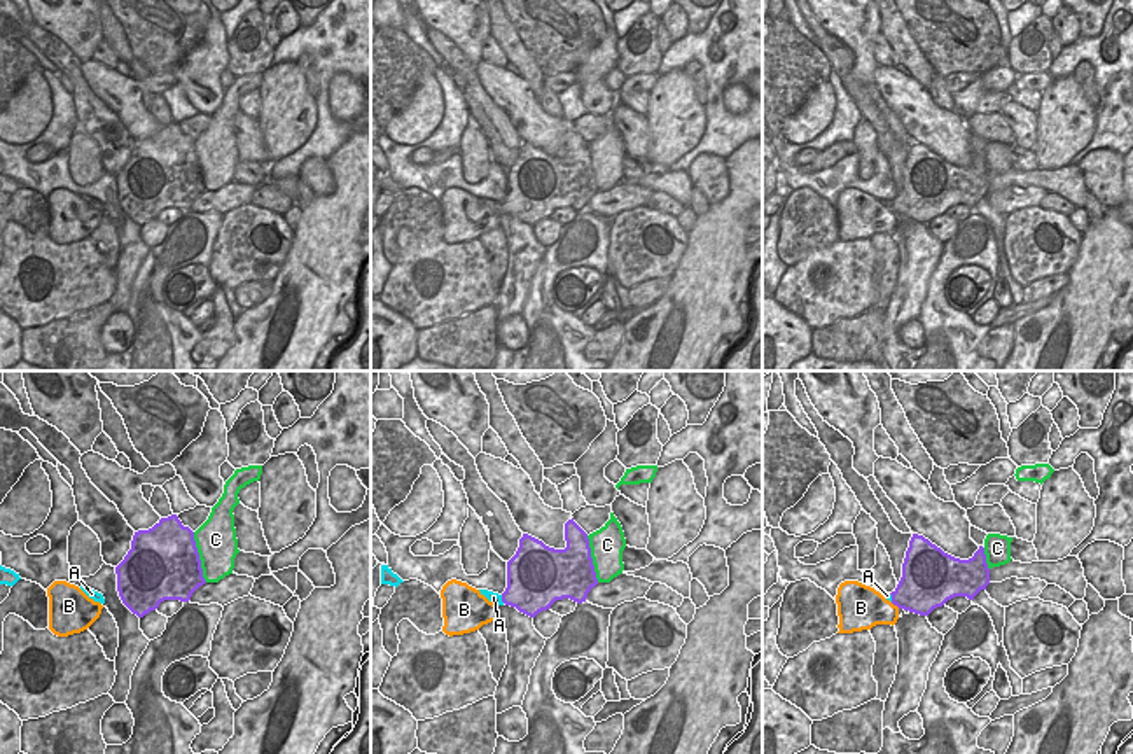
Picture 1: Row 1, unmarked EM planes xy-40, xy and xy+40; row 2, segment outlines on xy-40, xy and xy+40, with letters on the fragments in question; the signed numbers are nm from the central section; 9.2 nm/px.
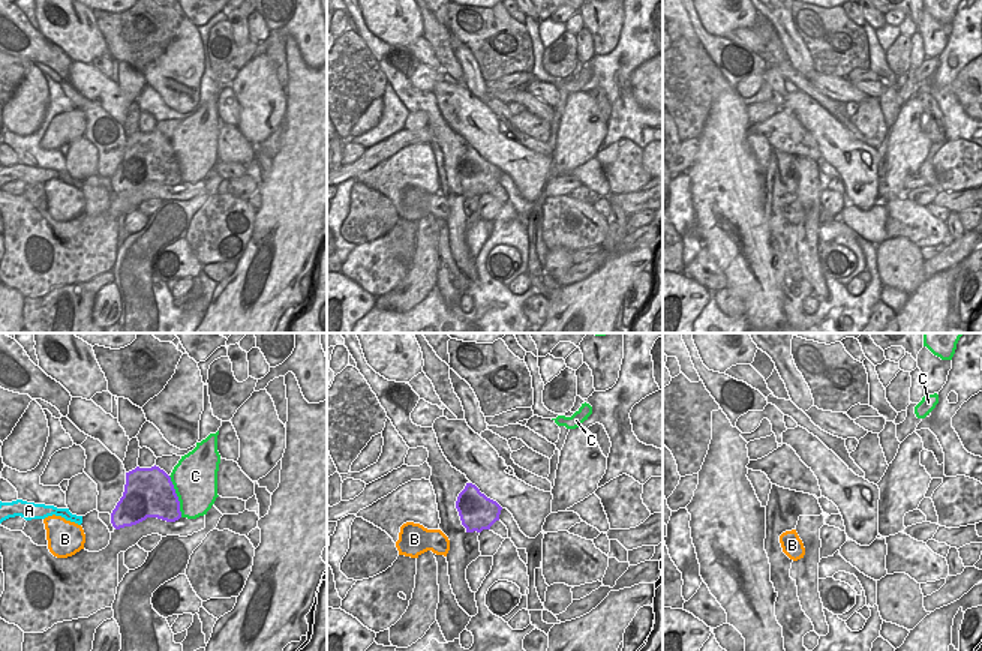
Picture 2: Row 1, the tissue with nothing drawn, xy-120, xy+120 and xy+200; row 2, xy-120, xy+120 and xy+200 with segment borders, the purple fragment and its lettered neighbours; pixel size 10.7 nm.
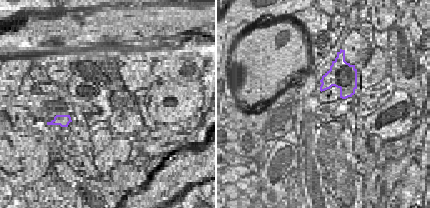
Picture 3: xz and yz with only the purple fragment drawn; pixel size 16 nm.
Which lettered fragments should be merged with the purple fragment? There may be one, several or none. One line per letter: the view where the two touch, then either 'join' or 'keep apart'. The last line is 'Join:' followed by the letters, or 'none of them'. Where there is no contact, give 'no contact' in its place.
A: xy | join
B: xy+40 | keep apart
C: xy-40 | keep apart
Join: A

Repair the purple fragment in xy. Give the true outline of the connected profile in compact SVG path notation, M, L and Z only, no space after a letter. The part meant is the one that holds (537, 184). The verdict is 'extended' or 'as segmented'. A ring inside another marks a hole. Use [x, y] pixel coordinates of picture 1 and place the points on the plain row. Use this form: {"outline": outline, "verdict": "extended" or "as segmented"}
{"outline": "M572 128L565 131L565 157L554 157L523 142L516 163L507 170L507 196L502 203L479 198L490 210L516 215L535 226L556 208L586 210L598 192L587 142Z", "verdict": "extended"}

